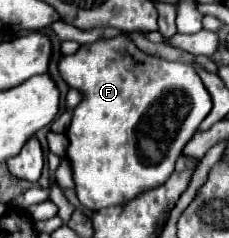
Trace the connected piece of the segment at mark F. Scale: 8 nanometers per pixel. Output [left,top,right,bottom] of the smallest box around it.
[57,33,211,211]

